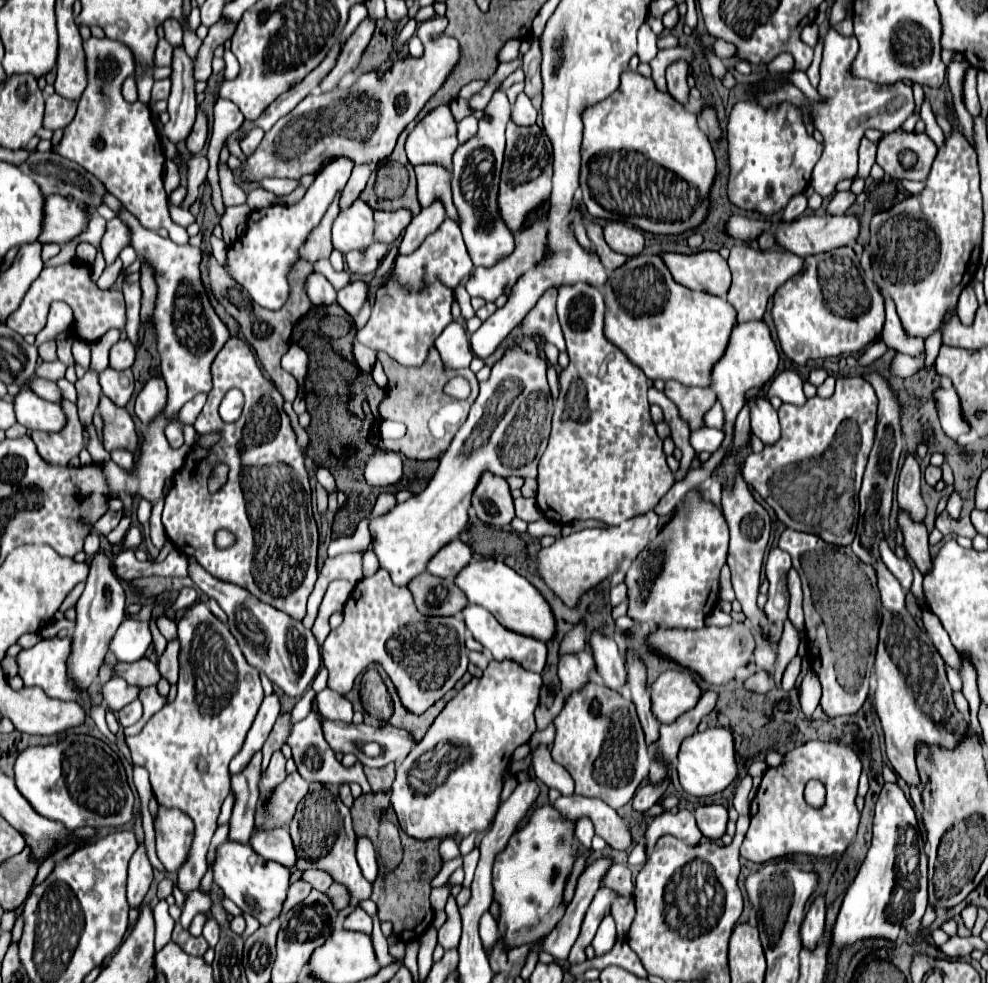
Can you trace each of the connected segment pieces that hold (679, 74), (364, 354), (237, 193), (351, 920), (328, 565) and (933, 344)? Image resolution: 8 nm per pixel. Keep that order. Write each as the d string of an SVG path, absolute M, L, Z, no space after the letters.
M676 62L674 66L670 66L670 70L666 70L666 82L668 82L668 94L680 102L680 104L688 104L688 84L686 84L686 72L688 66L686 62Z
M354 342L352 344L352 354L354 354L354 360L356 360L360 370L372 372L372 366L374 366L374 360L376 360L376 352L374 350L362 346L360 342Z
M226 162L218 164L218 174L220 174L220 188L222 188L222 196L224 196L224 206L236 206L236 204L244 204L246 202L246 194L244 190L234 182L234 174L228 168Z
M354 908L354 910L346 916L346 920L344 920L344 928L346 928L346 930L356 930L356 932L370 934L370 932L372 932L372 920L370 920L370 916L366 914L366 910Z
M340 554L336 558L324 560L324 566L308 600L308 620L316 618L316 606L322 602L326 586L336 578L346 578L352 584L356 584L362 578L362 554Z
M934 334L934 338L928 338L926 342L926 360L924 360L924 368L932 368L936 356L938 356L938 350L940 350L940 338L938 334Z

